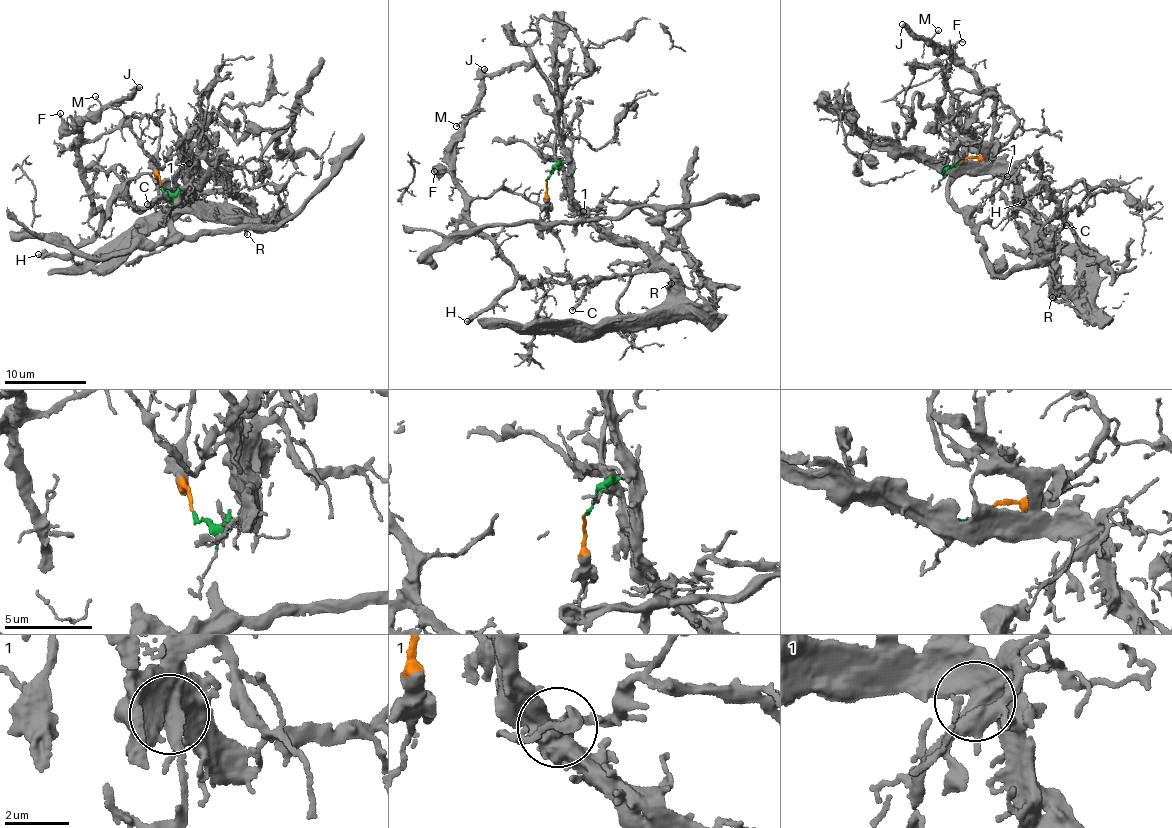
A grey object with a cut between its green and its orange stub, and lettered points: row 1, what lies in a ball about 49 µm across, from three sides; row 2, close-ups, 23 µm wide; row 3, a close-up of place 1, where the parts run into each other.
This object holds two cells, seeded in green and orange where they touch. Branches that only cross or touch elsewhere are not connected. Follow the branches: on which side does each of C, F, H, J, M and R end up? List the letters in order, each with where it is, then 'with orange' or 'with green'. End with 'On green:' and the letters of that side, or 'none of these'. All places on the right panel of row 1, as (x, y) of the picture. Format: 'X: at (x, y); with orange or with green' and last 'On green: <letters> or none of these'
C: at (1066, 225); with green
F: at (962, 42); with orange
H: at (1023, 202); with orange
J: at (902, 24); with orange
M: at (938, 30); with orange
R: at (1052, 297); with green
On green: C, R

